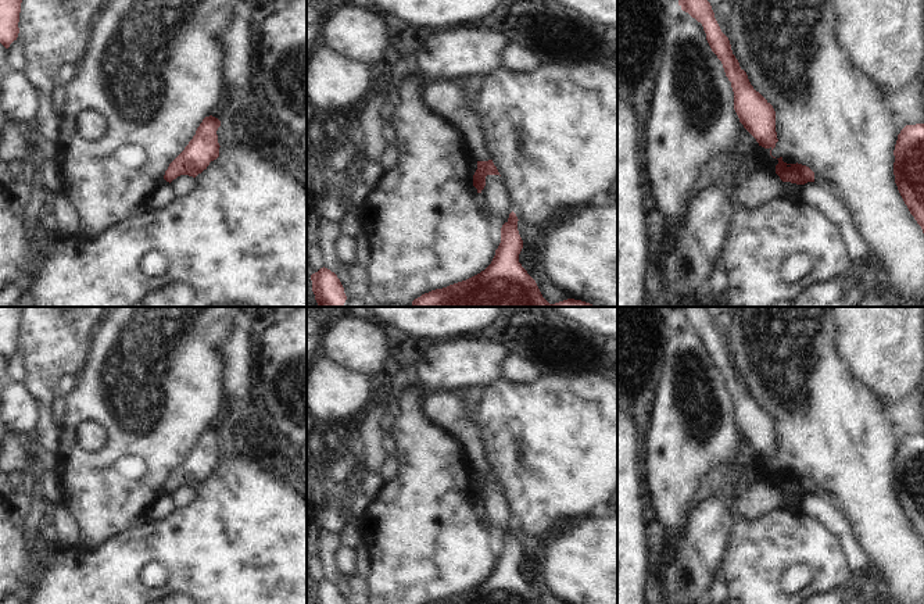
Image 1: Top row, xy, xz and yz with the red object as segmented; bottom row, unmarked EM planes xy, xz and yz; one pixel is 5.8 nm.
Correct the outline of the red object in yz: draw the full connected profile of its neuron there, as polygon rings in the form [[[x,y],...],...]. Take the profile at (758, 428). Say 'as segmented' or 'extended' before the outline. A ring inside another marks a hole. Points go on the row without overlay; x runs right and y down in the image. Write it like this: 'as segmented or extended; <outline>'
as segmented; [[[680,307],[678,317],[702,335],[712,362],[721,372],[726,387],[734,403],[734,421],[744,439],[759,457],[774,460],[777,450],[776,422],[773,417],[753,400],[746,383],[733,365],[728,349],[721,343],[706,307]]]

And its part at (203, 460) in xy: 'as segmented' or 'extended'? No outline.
as segmented

